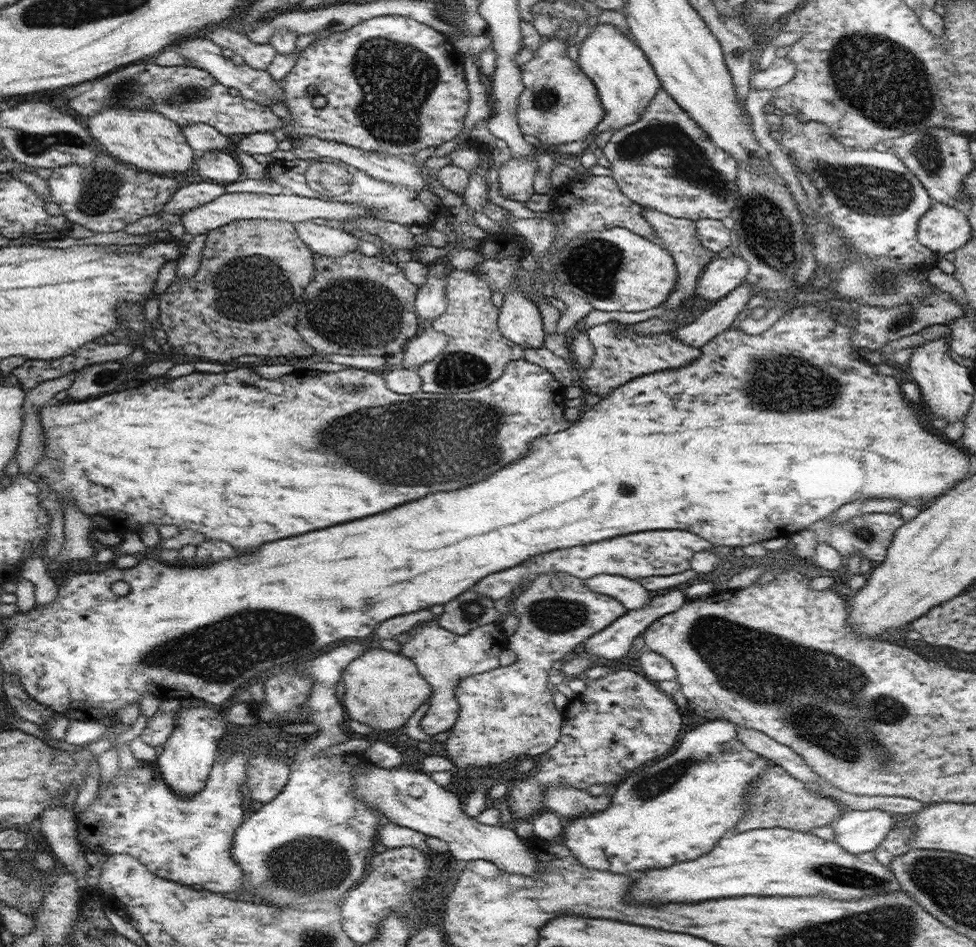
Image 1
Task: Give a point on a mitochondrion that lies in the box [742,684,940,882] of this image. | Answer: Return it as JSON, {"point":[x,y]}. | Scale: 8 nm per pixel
{"point":[772,800]}

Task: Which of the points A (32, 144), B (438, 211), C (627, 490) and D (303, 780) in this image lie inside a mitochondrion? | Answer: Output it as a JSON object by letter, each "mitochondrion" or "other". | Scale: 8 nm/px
{"A":"mitochondrion","B":"other","C":"other","D":"other"}

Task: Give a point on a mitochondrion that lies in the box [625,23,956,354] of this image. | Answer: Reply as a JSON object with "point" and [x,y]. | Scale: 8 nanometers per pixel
{"point":[890,86]}

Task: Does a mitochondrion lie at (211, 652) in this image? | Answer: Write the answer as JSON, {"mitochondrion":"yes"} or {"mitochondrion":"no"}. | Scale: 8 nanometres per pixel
{"mitochondrion":"yes"}

